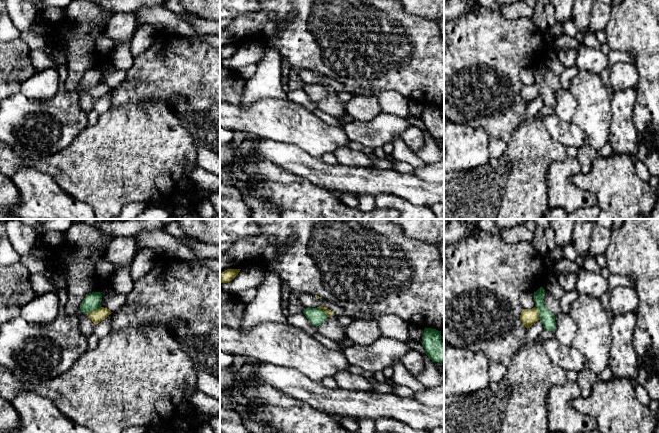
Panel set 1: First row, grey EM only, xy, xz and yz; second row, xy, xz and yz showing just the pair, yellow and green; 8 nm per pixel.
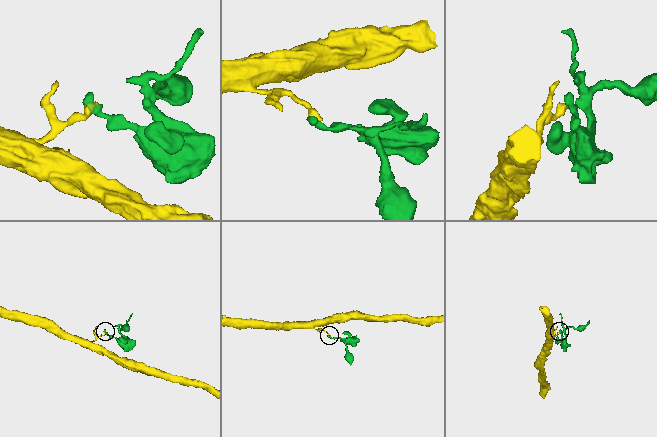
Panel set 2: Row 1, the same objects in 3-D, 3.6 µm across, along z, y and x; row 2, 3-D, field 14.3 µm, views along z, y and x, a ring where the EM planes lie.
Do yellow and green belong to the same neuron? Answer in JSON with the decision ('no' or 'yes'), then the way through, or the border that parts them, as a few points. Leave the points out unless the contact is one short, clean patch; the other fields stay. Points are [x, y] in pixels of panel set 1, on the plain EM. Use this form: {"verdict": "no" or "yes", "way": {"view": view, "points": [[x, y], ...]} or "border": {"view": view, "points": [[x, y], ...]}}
{"verdict": "no", "border": {"view": "xy", "points": [[100, 82], [87, 90]]}}

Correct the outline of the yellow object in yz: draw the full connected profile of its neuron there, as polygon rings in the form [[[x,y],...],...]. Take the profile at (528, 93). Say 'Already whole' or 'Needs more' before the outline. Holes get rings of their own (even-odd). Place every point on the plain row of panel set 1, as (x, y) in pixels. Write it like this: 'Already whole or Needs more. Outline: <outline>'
Already whole. Outline: [[[535,83],[532,85],[523,85],[520,91],[520,96],[528,106],[539,96],[539,88]]]

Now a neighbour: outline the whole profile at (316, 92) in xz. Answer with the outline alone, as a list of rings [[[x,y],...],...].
[[[306,84],[303,90],[316,103],[327,96],[327,91],[320,84]]]

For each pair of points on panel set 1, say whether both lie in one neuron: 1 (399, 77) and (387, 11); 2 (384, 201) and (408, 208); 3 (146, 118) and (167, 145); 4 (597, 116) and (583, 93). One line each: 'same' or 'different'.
1: same
2: same
3: same
4: same

